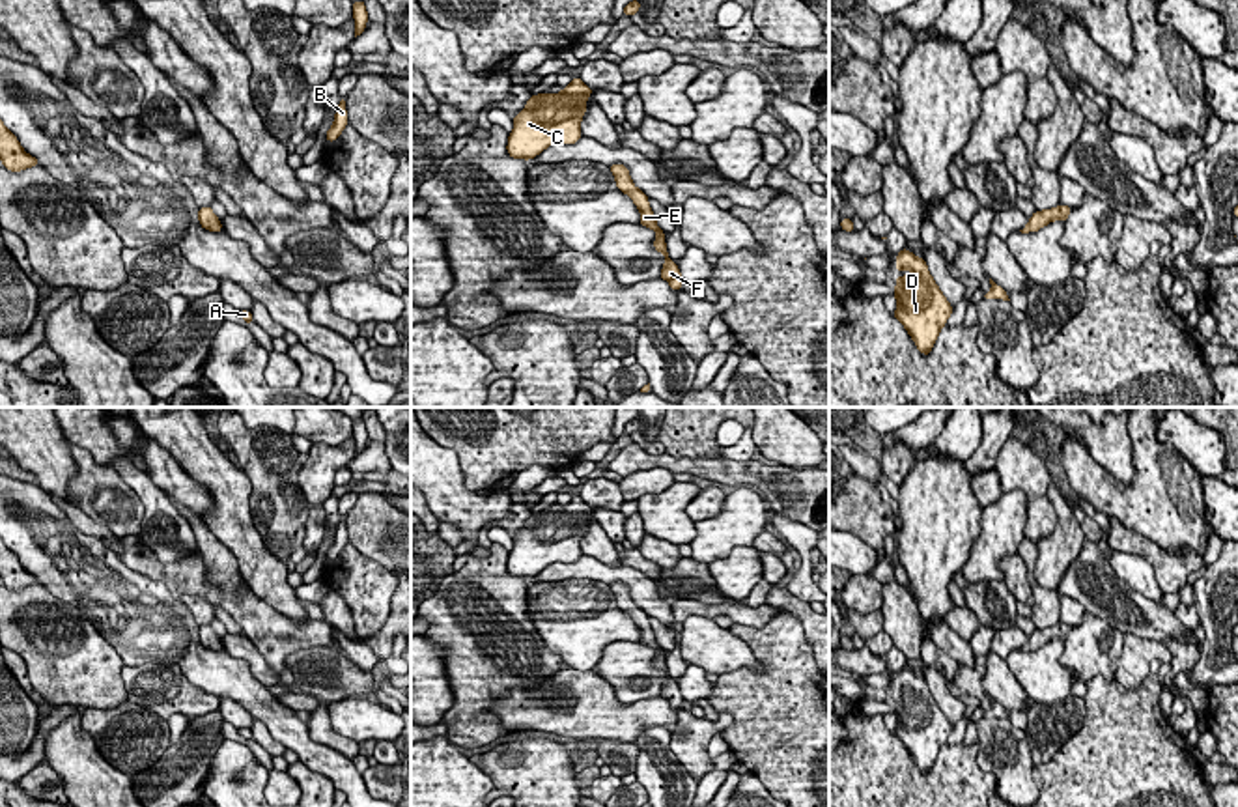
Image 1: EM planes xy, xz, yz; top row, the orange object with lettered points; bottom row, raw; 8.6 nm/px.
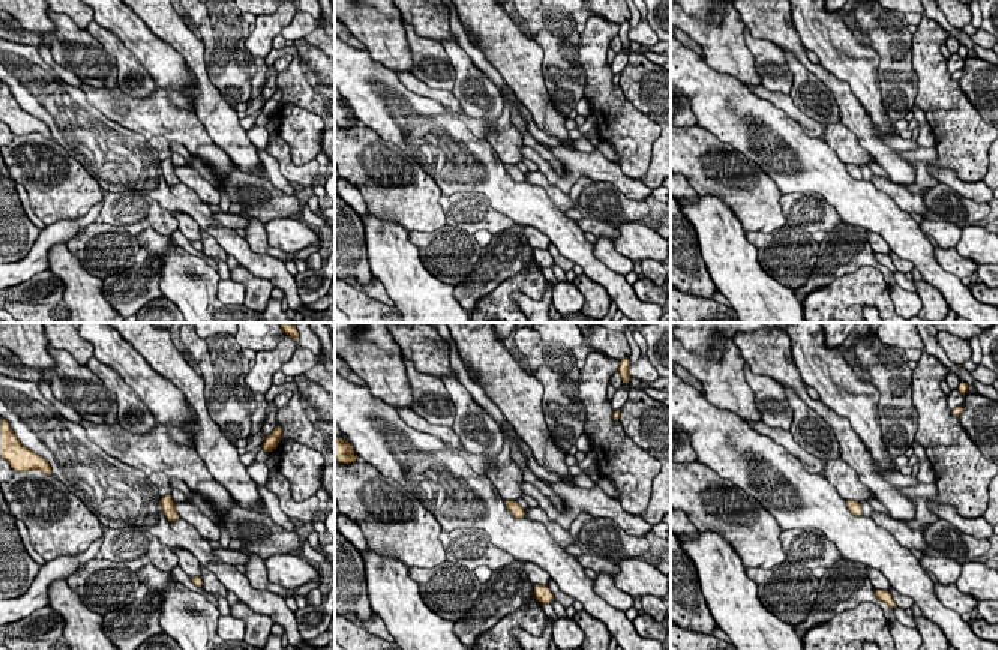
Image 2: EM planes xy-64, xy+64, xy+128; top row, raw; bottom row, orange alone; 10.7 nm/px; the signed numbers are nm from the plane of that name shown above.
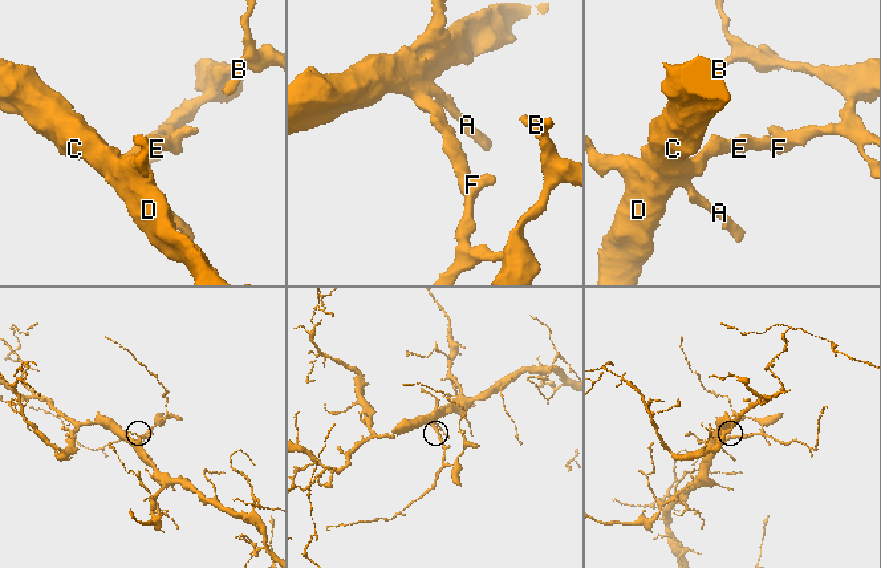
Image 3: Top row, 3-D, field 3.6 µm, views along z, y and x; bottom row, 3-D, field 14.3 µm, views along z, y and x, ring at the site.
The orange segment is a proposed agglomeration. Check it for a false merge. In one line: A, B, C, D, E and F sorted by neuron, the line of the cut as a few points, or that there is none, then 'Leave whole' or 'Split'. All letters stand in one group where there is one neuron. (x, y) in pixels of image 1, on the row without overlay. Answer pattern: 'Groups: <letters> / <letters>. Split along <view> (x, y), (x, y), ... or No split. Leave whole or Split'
Groups: A B C D E F. No split. Leave whole

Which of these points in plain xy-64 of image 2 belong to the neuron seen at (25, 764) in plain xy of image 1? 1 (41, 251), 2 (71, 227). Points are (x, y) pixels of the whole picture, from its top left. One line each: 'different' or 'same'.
1: same
2: same

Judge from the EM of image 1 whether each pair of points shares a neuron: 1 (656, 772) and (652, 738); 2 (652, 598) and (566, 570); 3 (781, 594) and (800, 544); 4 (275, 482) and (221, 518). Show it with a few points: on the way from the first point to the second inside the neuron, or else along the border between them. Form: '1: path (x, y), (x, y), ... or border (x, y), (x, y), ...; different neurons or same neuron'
1: path (656, 764), (654, 746); same neuron
2: path (632, 578), (587, 570); same neuron
3: border (785, 585), (809, 604); different neurons
4: border (239, 467), (251, 484), (251, 518), (262, 542); different neurons

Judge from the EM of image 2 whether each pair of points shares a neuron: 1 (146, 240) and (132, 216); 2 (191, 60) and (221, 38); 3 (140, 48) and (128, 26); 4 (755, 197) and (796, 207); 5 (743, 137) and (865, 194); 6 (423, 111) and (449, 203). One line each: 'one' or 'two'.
1: two
2: two
3: one
4: two
5: one
6: two

